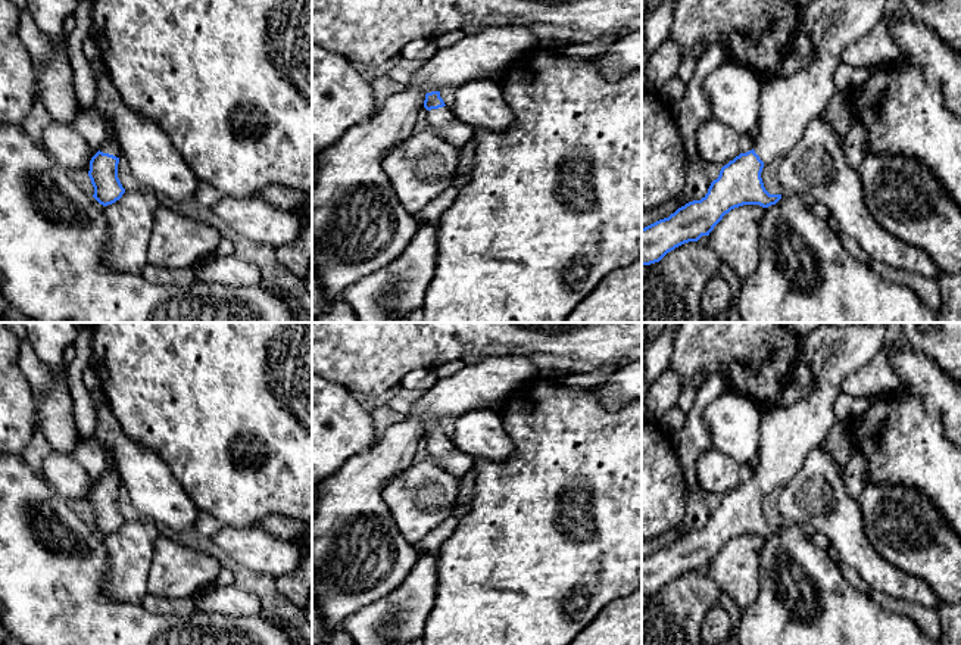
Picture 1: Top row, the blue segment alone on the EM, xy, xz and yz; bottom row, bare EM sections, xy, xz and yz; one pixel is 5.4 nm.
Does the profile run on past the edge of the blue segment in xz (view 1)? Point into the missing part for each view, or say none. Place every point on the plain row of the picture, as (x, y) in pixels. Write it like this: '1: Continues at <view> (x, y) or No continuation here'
1: Continues at xz (445, 454)

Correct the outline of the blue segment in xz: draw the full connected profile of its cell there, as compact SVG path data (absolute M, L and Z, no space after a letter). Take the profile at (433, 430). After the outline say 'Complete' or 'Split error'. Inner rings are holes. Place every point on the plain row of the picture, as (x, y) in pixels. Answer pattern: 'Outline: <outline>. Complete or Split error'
Outline: M440 421L425 424L424 437L433 461L456 479L472 470L475 459L456 448L452 437L447 437L440 427Z. Split error

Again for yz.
Outline: M824 322L821 327L801 336L801 359L806 361L814 373L812 392L795 403L762 414L759 452L753 465L753 479L740 483L724 495L718 508L711 512L708 523L701 530L689 532L668 548L642 558L642 595L659 592L675 577L689 571L698 571L702 565L709 565L723 546L734 538L743 535L768 538L781 529L781 524L770 524L765 520L761 508L764 495L771 490L780 490L789 483L801 470L808 452L824 442L836 421L833 406L842 393L842 381L862 368L884 348L886 324L836 325Z. Split error

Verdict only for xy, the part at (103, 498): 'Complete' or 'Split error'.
Split error

